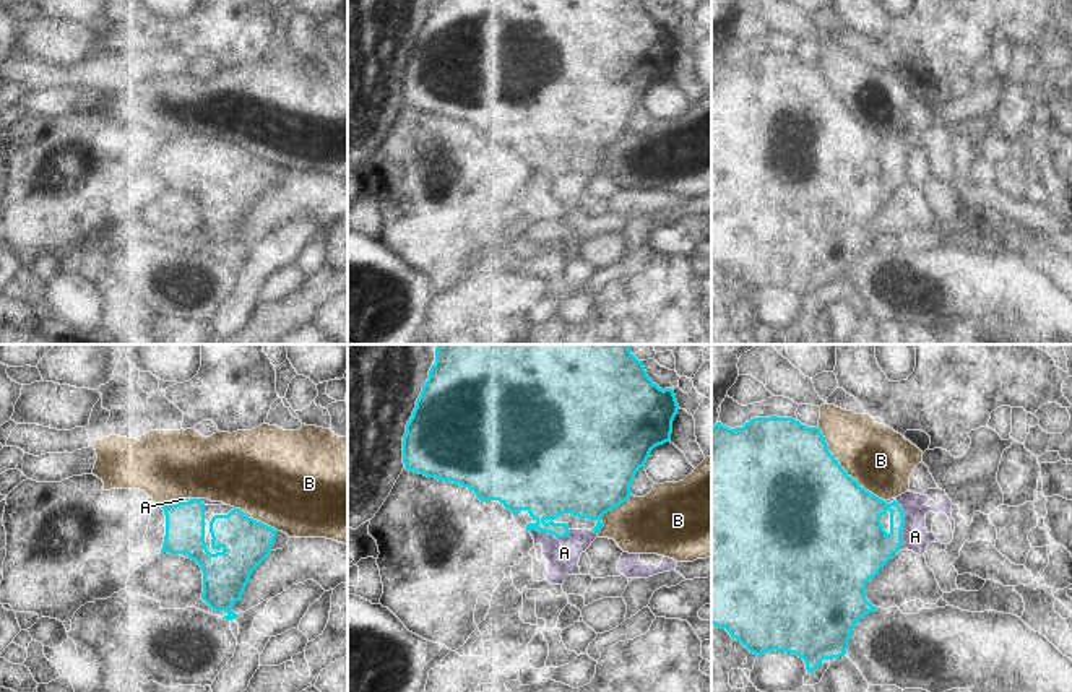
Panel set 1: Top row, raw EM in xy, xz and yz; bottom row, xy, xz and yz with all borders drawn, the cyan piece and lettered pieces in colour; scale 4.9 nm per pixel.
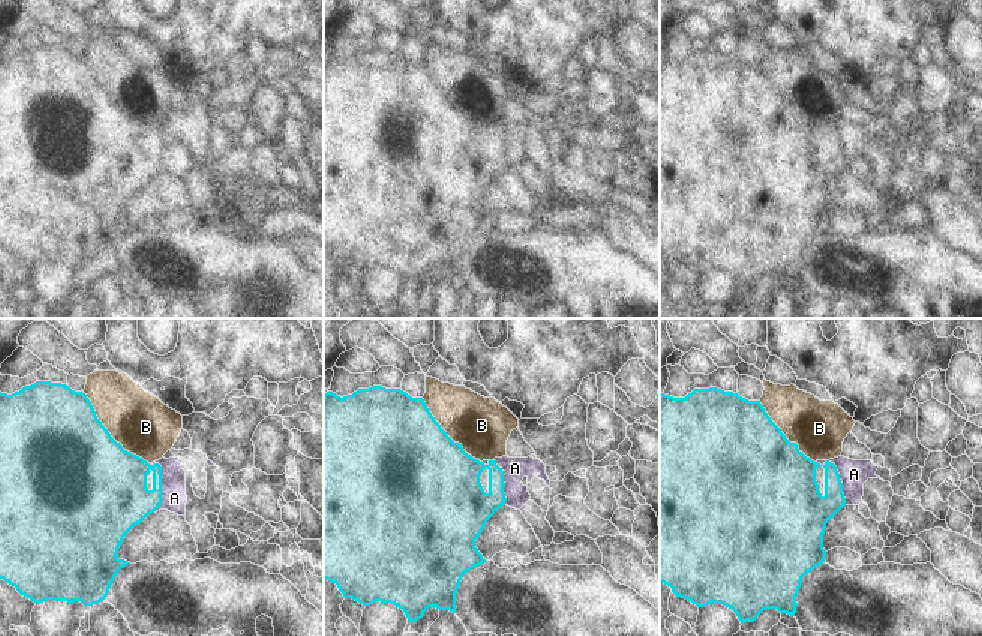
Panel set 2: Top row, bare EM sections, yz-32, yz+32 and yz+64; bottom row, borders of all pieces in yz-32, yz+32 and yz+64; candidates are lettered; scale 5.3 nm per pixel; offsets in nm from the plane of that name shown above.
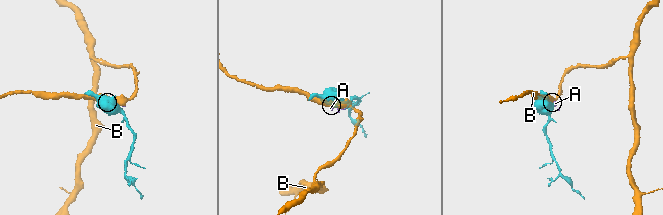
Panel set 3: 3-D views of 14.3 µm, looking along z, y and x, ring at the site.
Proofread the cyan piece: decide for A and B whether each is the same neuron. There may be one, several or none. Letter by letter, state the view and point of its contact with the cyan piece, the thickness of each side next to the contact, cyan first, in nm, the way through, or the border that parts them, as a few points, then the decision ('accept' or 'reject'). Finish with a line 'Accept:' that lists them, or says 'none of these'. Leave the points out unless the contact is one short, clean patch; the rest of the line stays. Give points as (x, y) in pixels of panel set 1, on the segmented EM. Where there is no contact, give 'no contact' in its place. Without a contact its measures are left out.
A: meets cyan in yz at (902, 528); 340 nm thick on the cyan side, 140 nm on the other; reject
B: meets cyan in yz at (843, 470); 500 nm thick on the cyan side, 320 nm on the other; reject
Accept: none of these

